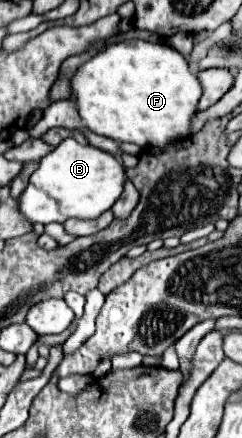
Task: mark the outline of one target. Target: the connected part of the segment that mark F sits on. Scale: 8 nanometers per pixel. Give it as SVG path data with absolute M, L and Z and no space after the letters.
M126 40L110 44L104 52L96 54L72 76L72 94L78 100L78 114L84 120L86 128L94 134L112 138L116 142L132 142L136 146L162 148L174 140L186 138L190 134L192 118L198 112L198 100L202 96L202 86L196 74L190 72L186 58L166 46L152 44L144 40Z

